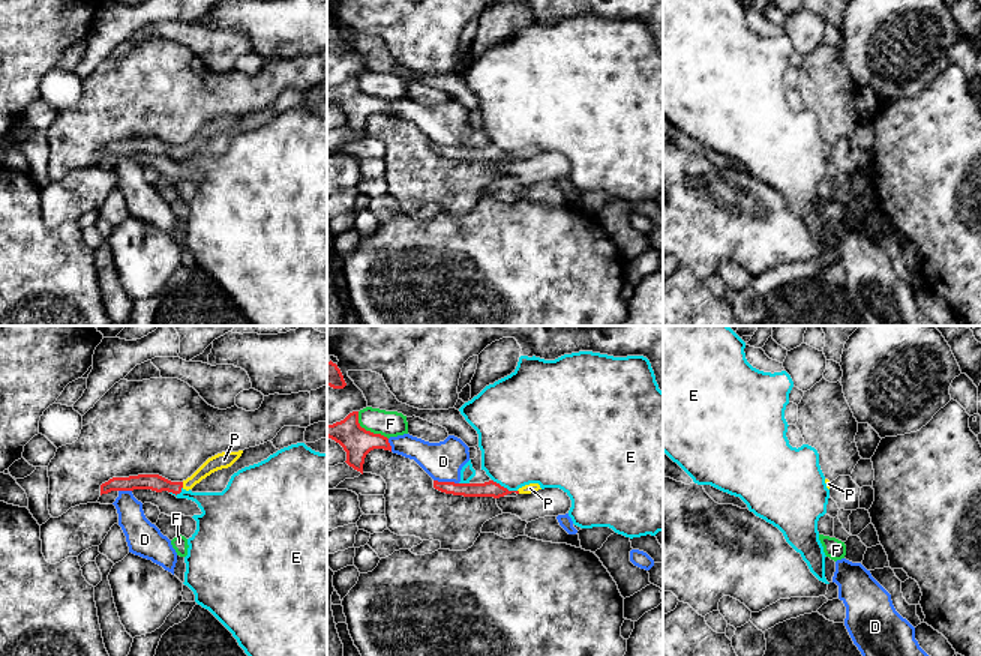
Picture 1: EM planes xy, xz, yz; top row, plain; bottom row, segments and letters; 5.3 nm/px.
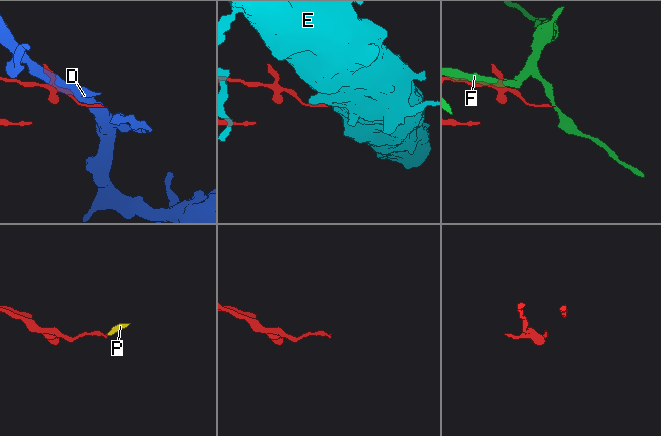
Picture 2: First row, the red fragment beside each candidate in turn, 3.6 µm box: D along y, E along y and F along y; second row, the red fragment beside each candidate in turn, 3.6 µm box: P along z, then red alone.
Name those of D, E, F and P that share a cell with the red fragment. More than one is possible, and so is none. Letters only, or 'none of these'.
P

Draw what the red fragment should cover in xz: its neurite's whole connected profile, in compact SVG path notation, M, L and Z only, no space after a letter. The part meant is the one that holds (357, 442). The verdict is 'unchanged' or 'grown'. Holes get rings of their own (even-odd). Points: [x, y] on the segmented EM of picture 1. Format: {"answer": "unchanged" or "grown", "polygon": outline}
{"answer": "unchanged", "polygon": "M358 411L350 413L344 420L327 425L327 437L339 443L346 452L346 464L363 474L366 455L374 449L392 452L388 438L366 431L358 423Z"}

